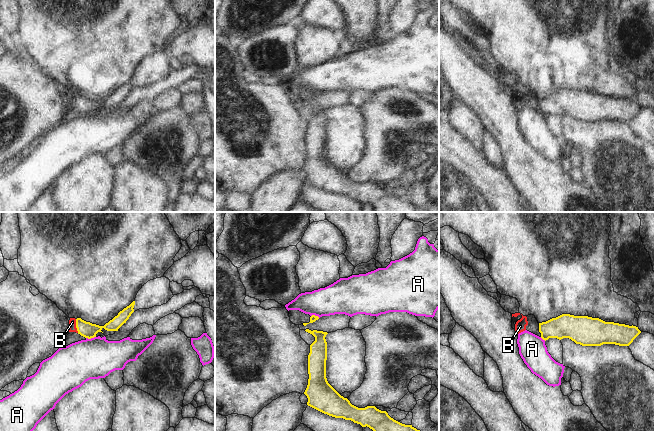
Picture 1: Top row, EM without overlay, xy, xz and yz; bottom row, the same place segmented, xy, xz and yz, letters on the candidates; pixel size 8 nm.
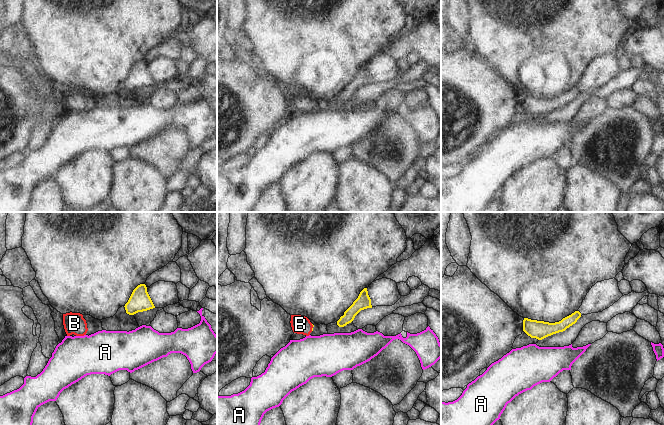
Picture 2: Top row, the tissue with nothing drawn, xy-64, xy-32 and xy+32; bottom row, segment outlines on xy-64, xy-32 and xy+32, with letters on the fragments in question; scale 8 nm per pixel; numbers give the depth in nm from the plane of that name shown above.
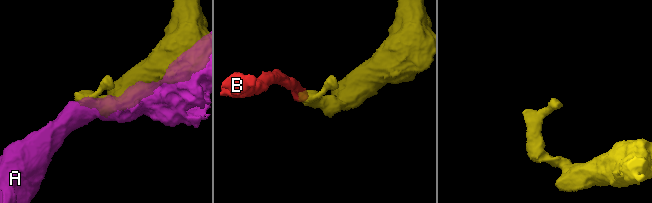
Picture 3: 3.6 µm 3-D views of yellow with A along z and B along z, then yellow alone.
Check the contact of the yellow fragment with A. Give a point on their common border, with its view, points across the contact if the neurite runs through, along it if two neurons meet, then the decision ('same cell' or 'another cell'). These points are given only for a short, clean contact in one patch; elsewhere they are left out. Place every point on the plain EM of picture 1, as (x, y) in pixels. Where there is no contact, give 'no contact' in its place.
contact xy (90, 114); border xy (95, 112), (86, 114); another cell

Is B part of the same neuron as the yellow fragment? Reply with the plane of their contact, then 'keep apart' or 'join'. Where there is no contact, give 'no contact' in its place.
contact in xy; join

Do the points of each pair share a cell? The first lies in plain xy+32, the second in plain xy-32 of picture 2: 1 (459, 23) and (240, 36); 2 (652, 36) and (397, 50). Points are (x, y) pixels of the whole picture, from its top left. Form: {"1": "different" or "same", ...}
{"1": "different", "2": "same"}

